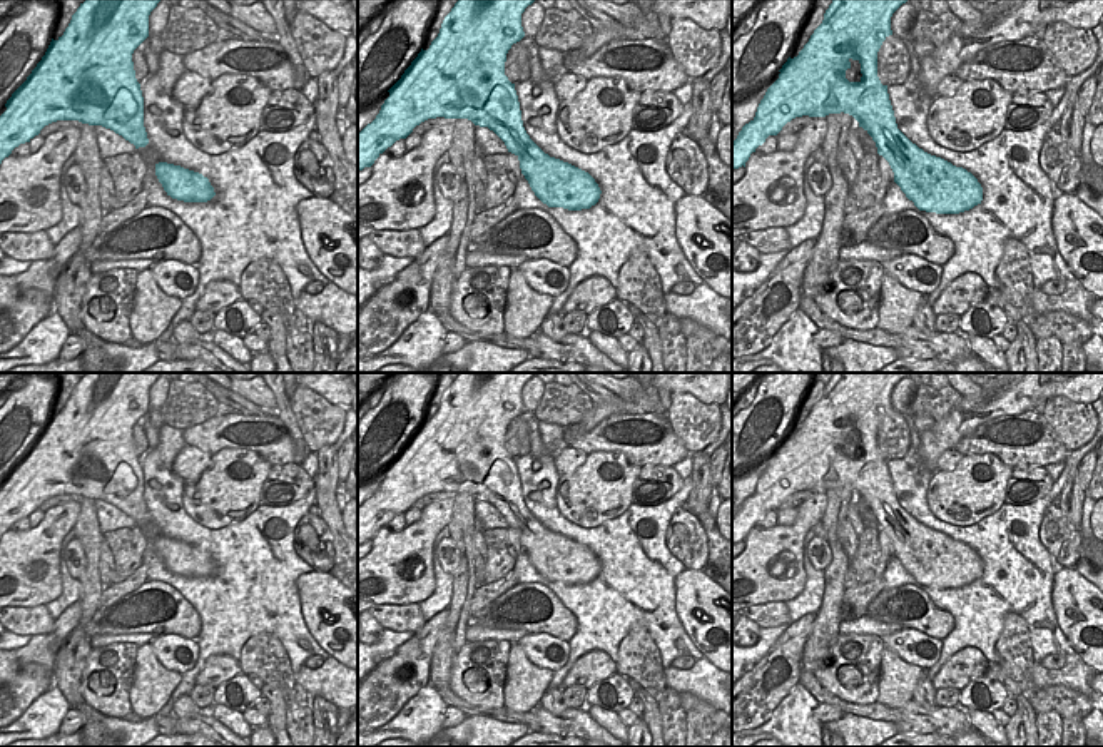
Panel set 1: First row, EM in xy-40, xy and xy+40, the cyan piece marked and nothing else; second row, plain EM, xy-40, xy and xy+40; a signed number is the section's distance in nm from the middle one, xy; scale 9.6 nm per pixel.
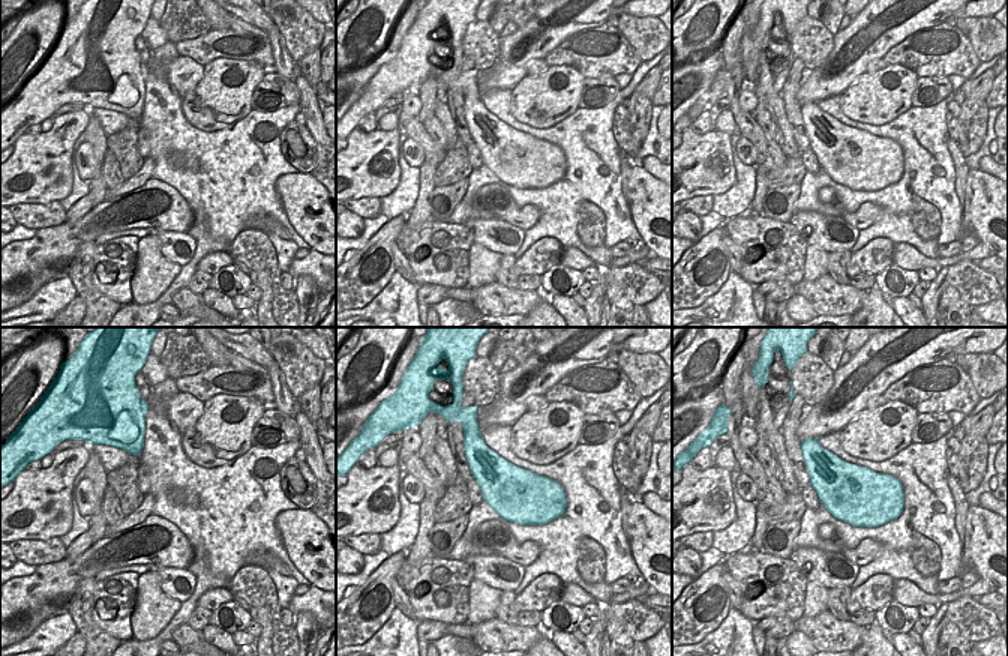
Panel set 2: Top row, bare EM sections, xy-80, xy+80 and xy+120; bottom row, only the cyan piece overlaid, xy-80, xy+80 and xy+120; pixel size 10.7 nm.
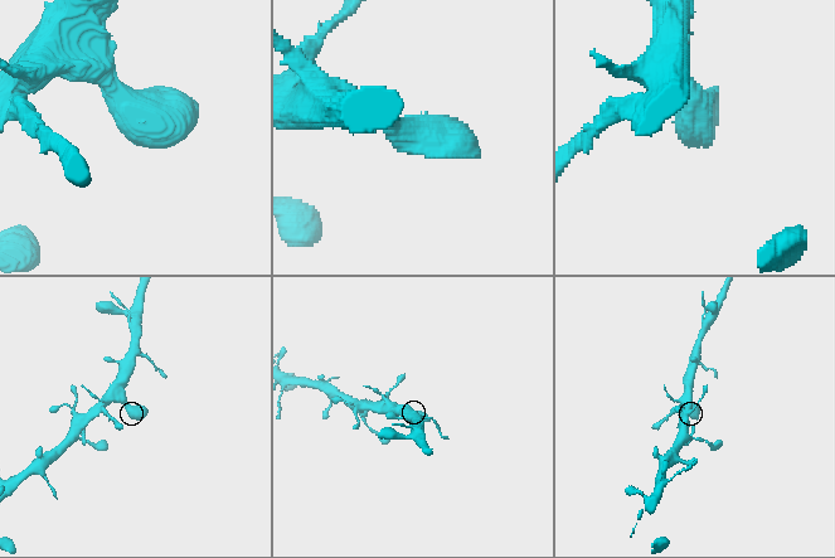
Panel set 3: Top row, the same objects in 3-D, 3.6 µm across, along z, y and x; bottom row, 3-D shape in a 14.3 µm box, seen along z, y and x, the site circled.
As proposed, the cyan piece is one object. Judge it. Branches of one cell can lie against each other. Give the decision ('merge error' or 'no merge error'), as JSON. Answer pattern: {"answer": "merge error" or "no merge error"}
{"answer": "no merge error"}

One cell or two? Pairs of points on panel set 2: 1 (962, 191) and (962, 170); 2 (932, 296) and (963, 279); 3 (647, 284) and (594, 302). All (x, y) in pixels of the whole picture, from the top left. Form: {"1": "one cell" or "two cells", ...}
{"1": "one cell", "2": "one cell", "3": "one cell"}

